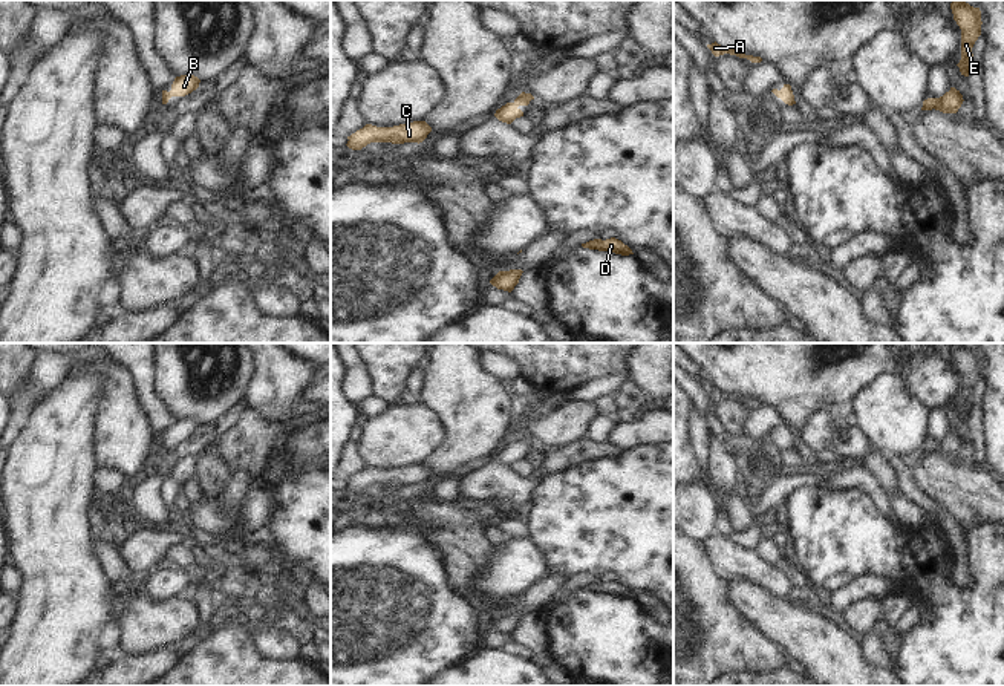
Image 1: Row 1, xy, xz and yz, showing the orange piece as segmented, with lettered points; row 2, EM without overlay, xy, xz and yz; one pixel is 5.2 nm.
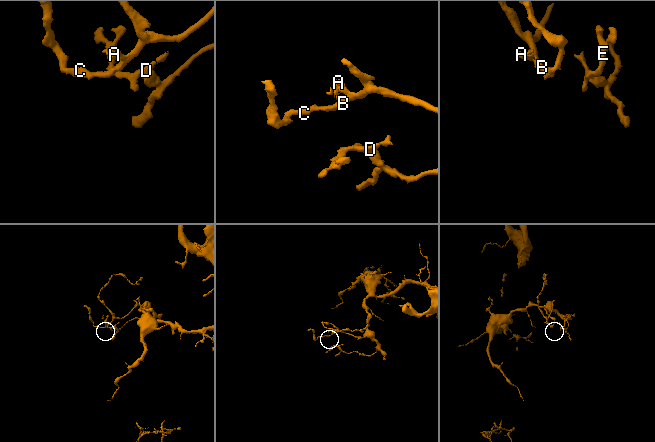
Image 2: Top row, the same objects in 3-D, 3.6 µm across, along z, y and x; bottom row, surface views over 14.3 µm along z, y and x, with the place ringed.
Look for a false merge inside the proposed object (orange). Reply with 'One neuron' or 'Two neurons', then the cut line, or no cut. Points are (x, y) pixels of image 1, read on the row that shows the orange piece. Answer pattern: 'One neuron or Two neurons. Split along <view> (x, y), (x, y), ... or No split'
One neuron. No split.

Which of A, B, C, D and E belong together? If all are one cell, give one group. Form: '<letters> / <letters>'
A B C D E

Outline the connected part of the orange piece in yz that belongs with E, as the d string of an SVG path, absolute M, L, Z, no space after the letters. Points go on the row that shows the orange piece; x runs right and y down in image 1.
M953 0L950 9L953 20L961 29L961 60L957 66L961 75L969 77L973 63L972 47L981 35L981 11L964 0Z

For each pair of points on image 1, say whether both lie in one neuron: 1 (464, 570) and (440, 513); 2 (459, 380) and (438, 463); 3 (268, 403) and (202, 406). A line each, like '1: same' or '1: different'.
1: same
2: same
3: different

